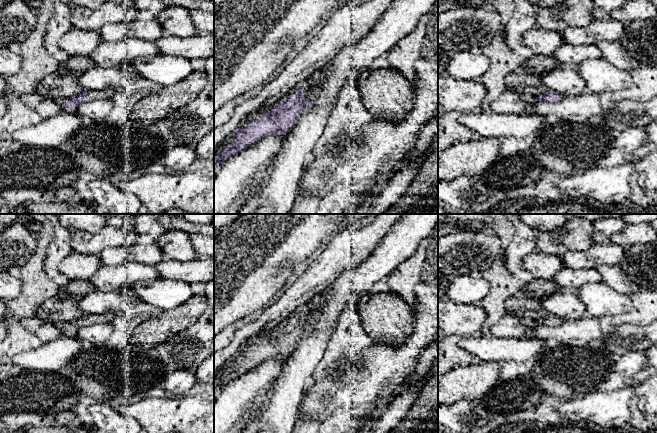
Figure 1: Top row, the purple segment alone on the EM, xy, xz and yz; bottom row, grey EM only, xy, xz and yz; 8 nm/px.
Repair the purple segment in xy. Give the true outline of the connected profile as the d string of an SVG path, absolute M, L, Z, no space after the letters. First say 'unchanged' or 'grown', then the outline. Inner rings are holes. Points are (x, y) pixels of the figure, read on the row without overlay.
grown; M114 313L105 314L85 314L84 316L72 321L69 325L58 324L64 331L75 332L83 326L92 326L96 324L109 324L114 319Z

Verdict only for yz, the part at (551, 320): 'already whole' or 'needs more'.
already whole

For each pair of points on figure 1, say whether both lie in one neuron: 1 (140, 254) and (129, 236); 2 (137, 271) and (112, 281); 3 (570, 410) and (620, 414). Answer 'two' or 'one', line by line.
1: two
2: one
3: one

